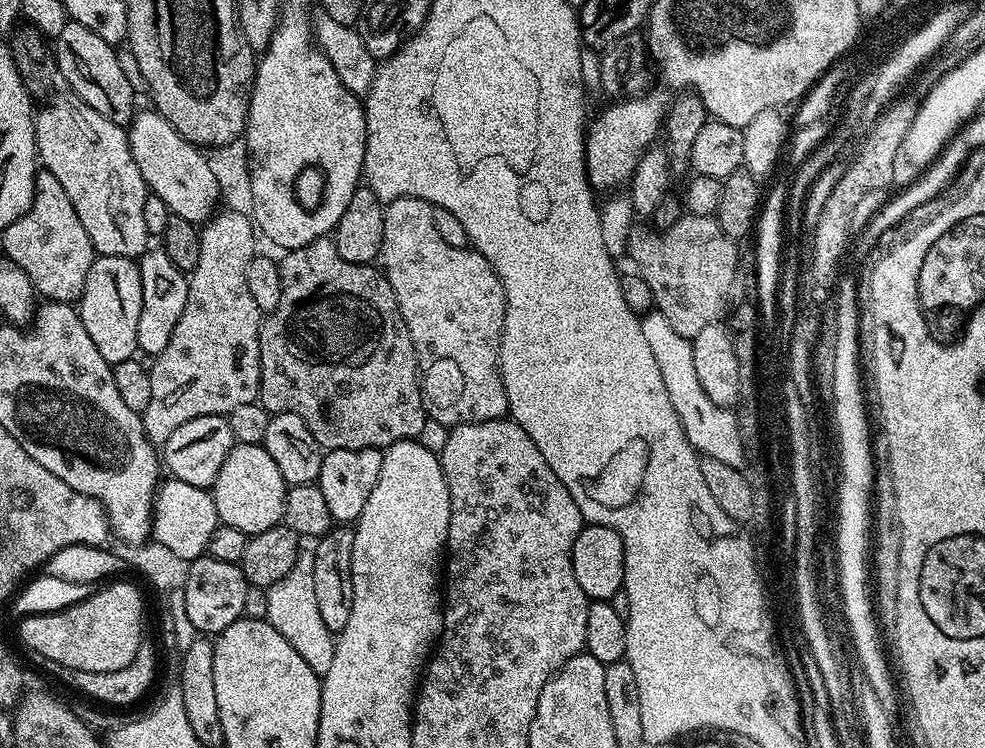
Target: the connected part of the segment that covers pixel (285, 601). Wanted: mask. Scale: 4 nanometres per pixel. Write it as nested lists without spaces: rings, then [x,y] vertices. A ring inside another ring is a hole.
[[[301,551],[300,557],[294,562],[290,574],[277,584],[267,589],[268,614],[267,621],[298,650],[306,666],[317,674],[330,670],[330,662],[334,662],[336,642],[333,633],[328,631],[326,622],[322,622],[322,613],[318,610],[318,597],[314,595],[314,558],[311,551]]]

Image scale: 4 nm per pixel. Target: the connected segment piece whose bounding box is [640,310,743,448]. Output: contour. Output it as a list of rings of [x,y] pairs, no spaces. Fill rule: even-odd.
[[[649,311],[650,314],[641,319],[642,335],[646,337],[650,350],[654,353],[654,362],[658,362],[658,371],[662,373],[662,382],[666,382],[666,394],[670,394],[670,402],[682,422],[682,430],[686,438],[695,448],[702,446],[706,440],[712,444],[743,444],[740,436],[739,423],[732,408],[723,408],[706,395],[702,390],[702,382],[698,382],[698,373],[694,370],[694,350],[692,341],[677,334],[674,326],[666,322],[664,315],[658,311]]]

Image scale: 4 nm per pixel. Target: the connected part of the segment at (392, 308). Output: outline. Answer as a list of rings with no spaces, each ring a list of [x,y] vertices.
[[[321,238],[306,246],[285,251],[279,257],[280,277],[282,278],[282,298],[278,298],[278,306],[263,317],[260,326],[260,394],[258,402],[269,414],[289,412],[298,414],[306,426],[310,426],[310,434],[319,442],[321,448],[331,450],[362,450],[363,448],[388,449],[399,440],[414,440],[421,434],[426,421],[424,411],[424,394],[420,391],[420,366],[416,362],[414,342],[410,338],[410,330],[406,330],[406,322],[400,313],[398,302],[394,298],[394,290],[388,277],[379,267],[372,264],[355,264],[346,262],[342,254],[338,254],[335,239]]]

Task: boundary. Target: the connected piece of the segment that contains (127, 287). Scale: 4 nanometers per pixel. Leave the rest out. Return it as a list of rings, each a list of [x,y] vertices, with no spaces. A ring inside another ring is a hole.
[[[97,255],[90,266],[90,274],[86,274],[86,286],[78,301],[78,311],[82,326],[86,326],[86,334],[90,334],[98,354],[102,354],[108,364],[133,359],[138,352],[138,318],[142,315],[142,274],[139,263],[131,256]]]

